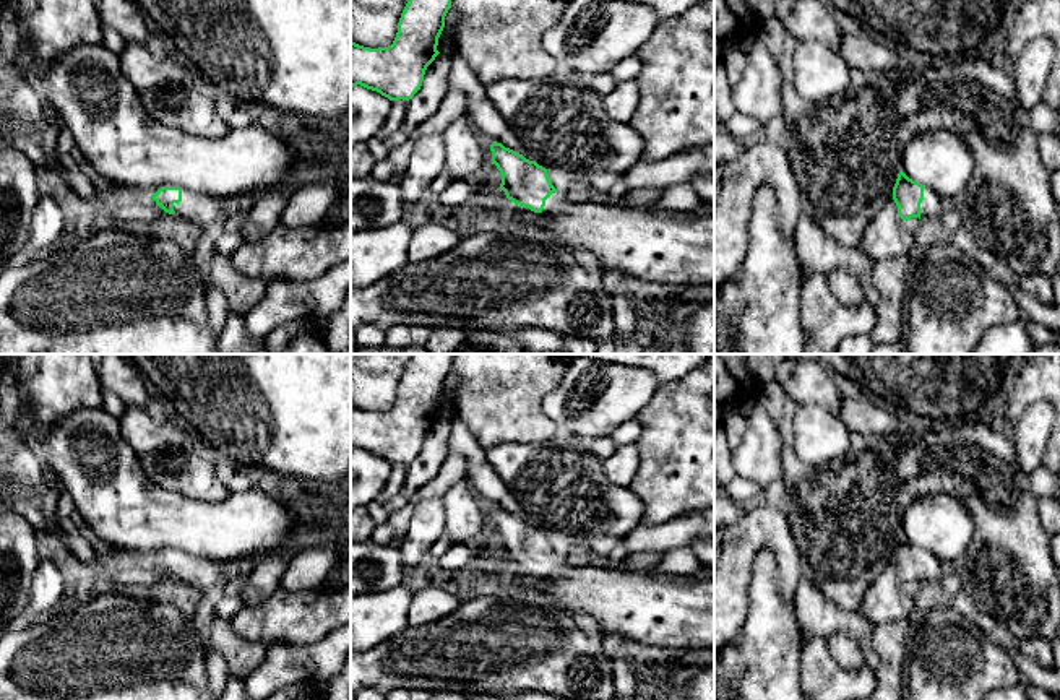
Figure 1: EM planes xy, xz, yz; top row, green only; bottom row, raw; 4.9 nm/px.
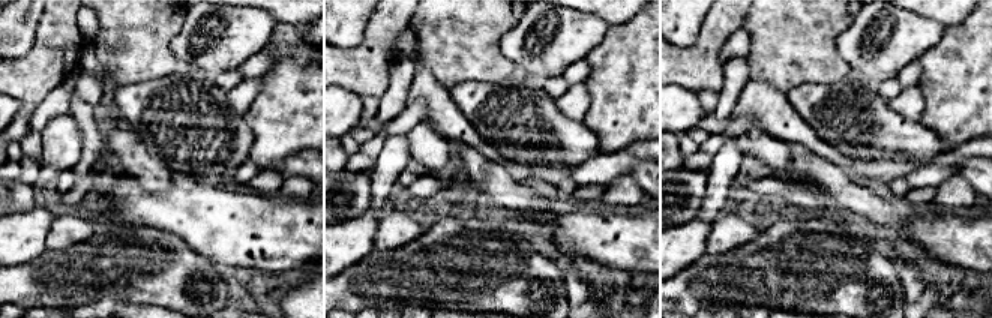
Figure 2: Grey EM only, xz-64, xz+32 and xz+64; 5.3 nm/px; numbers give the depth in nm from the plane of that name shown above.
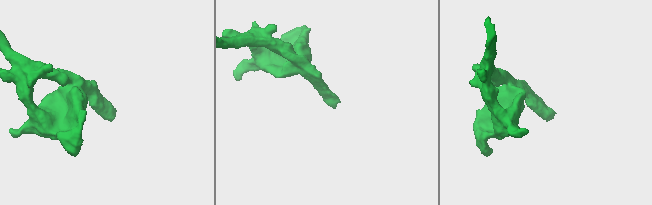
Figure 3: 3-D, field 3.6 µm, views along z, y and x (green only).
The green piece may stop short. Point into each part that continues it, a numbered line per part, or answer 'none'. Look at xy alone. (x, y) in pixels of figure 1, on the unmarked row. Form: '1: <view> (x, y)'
1: xy (202, 574)

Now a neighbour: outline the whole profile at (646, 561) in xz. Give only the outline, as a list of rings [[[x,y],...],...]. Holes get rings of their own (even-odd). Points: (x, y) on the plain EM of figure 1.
[[[656,551],[633,552],[633,554],[628,554],[628,557],[623,560],[622,568],[649,573],[659,564],[661,557],[662,557],[662,552],[656,552]]]

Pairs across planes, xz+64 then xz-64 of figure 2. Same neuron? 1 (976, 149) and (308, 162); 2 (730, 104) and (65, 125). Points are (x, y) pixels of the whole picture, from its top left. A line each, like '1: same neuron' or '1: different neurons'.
1: same neuron
2: different neurons

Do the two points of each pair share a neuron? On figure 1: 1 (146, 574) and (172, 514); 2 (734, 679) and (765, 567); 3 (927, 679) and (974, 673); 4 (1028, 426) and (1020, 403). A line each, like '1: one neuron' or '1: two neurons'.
1: two neurons
2: one neuron
3: one neuron
4: two neurons

